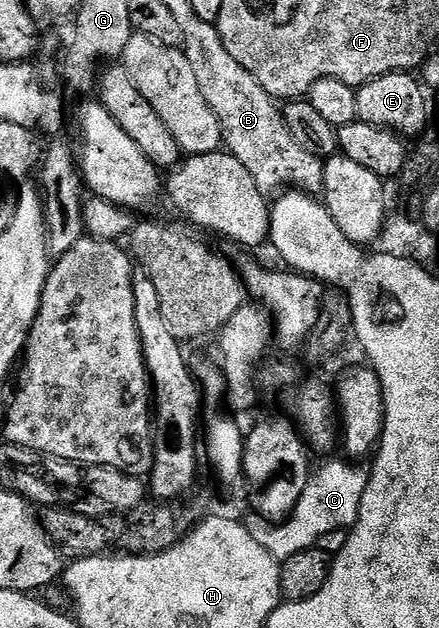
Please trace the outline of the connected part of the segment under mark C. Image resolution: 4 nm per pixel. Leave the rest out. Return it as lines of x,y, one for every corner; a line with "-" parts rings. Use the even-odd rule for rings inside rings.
341,460
325,462
310,473
308,484
304,487
296,508
280,524
271,524
254,512
249,514
248,519
244,519
243,523
251,538
277,561
282,562
301,551
316,547
319,538
334,530
352,529
358,520
359,506
362,505
367,482
370,481
371,466
365,462

